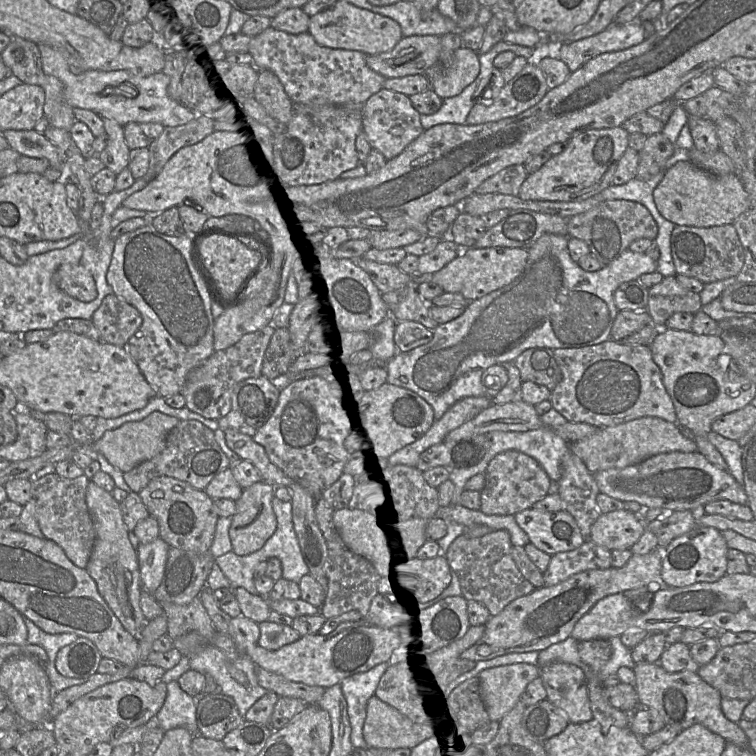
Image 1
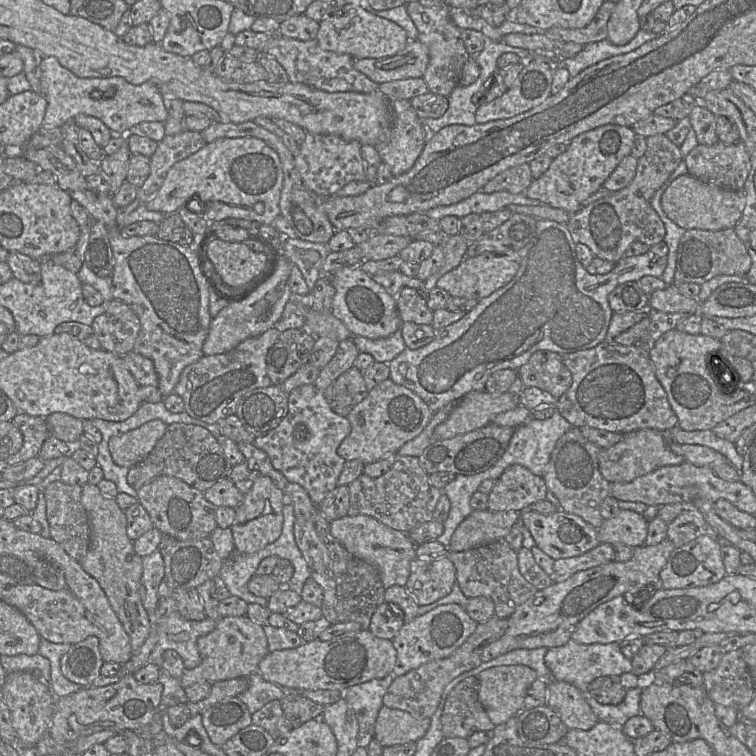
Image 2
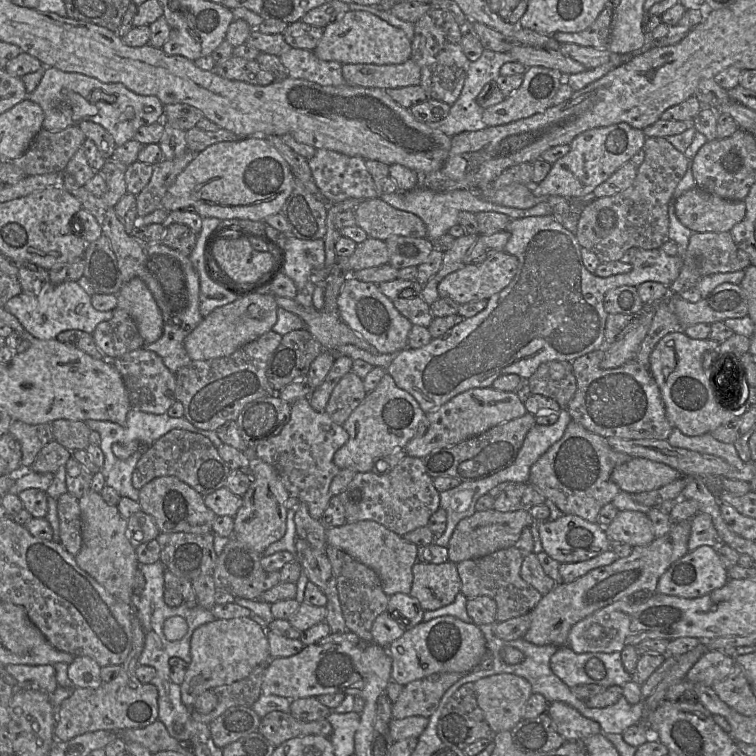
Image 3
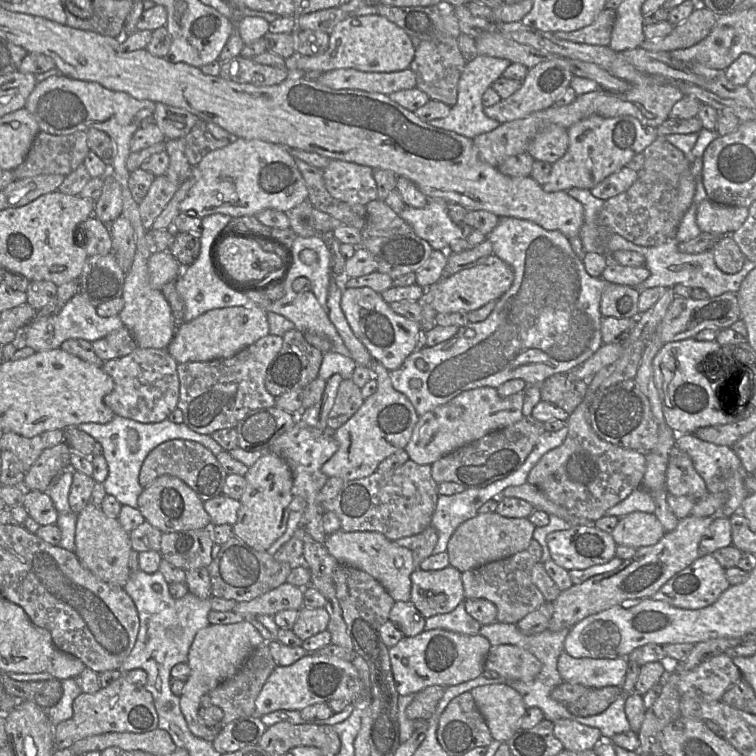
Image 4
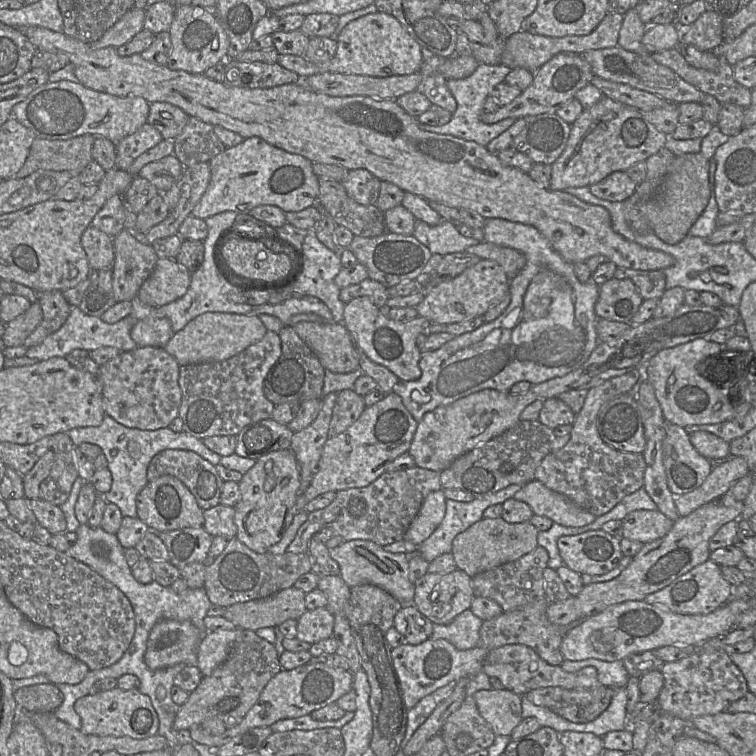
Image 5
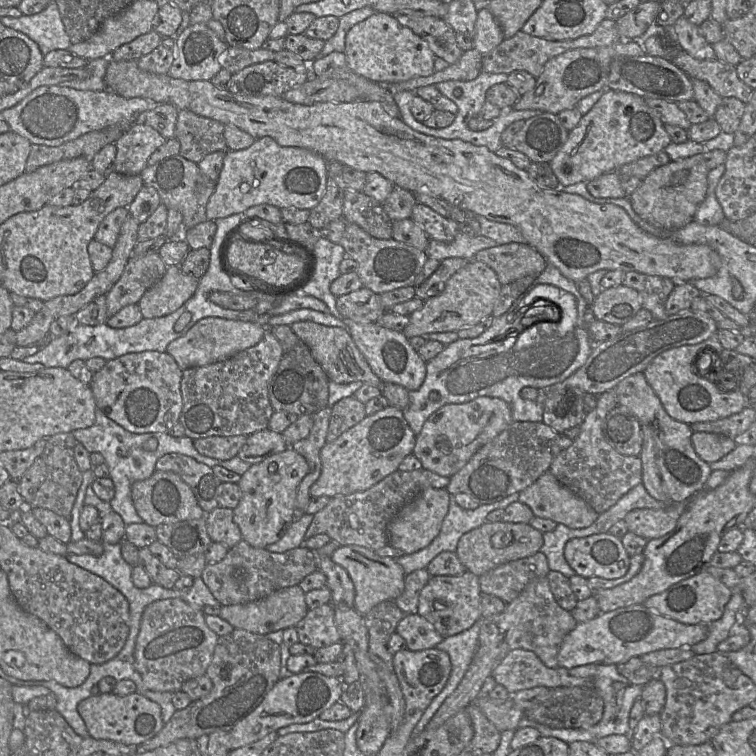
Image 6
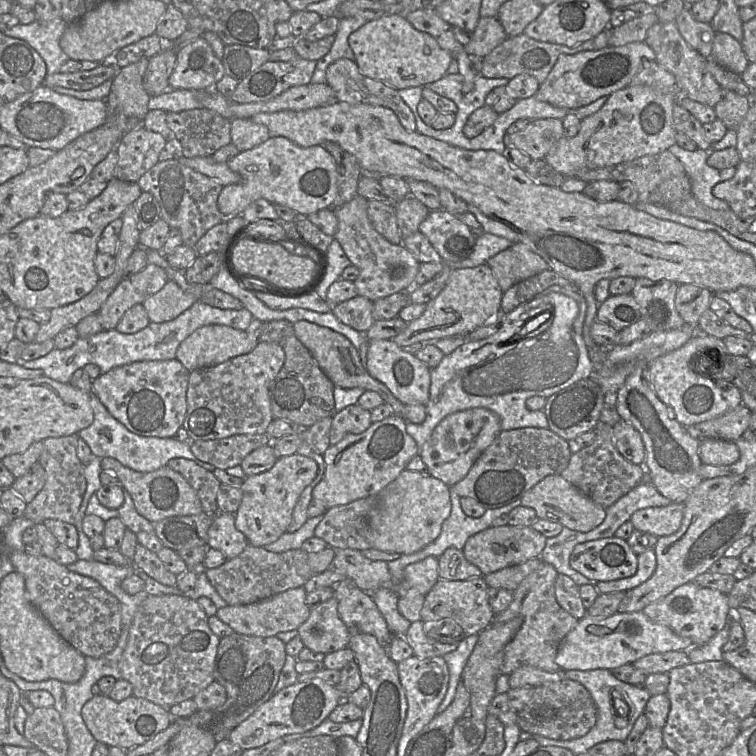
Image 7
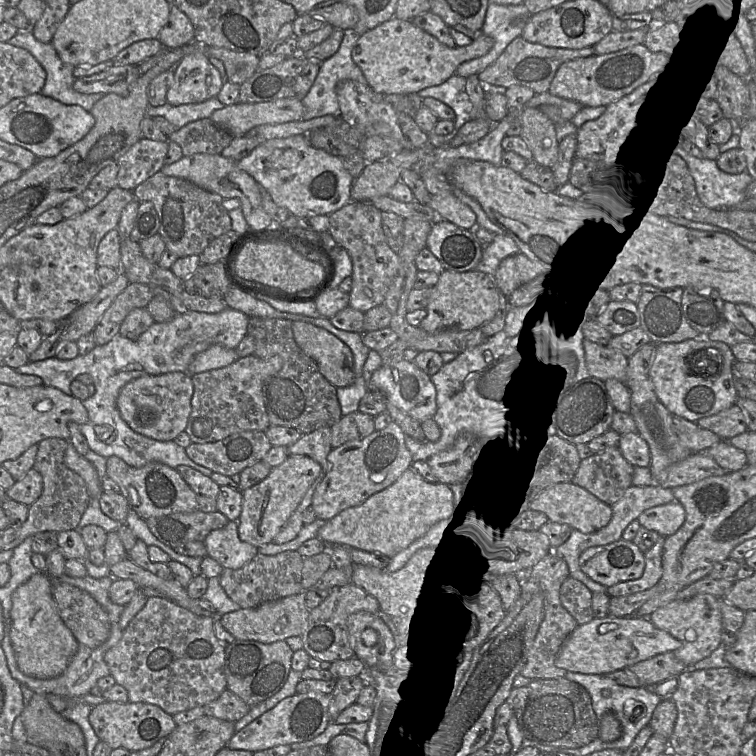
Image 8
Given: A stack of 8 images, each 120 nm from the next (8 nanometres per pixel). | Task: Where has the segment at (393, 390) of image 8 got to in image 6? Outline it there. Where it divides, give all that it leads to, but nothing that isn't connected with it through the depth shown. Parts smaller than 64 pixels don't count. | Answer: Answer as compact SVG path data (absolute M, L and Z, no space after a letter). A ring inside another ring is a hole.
M349 319L341 320L346 324L347 331L373 373L383 383L397 384L408 391L420 388L426 376L426 362L412 348L402 332L384 328L376 323L361 324Z

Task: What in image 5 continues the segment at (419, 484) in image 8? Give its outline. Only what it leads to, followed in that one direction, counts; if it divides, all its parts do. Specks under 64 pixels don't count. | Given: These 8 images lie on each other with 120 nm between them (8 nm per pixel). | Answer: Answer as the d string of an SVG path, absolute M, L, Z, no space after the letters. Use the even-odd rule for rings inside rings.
M444 489L429 493L407 529L403 540L420 545L440 525L446 512Z

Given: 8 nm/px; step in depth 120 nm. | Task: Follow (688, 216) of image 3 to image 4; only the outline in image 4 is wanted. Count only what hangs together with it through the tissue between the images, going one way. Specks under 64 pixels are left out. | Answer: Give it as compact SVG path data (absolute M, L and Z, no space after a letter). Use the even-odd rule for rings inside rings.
M705 199L698 205L696 222L702 232L731 235L745 222L748 212L747 207L722 205Z

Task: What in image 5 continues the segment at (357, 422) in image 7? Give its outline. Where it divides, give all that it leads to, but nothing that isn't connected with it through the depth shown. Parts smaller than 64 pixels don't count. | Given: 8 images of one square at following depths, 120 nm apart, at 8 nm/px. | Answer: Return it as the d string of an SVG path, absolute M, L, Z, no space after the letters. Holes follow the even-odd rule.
M353 389L338 392L329 424L329 437L345 431L360 417L365 408L363 396Z

